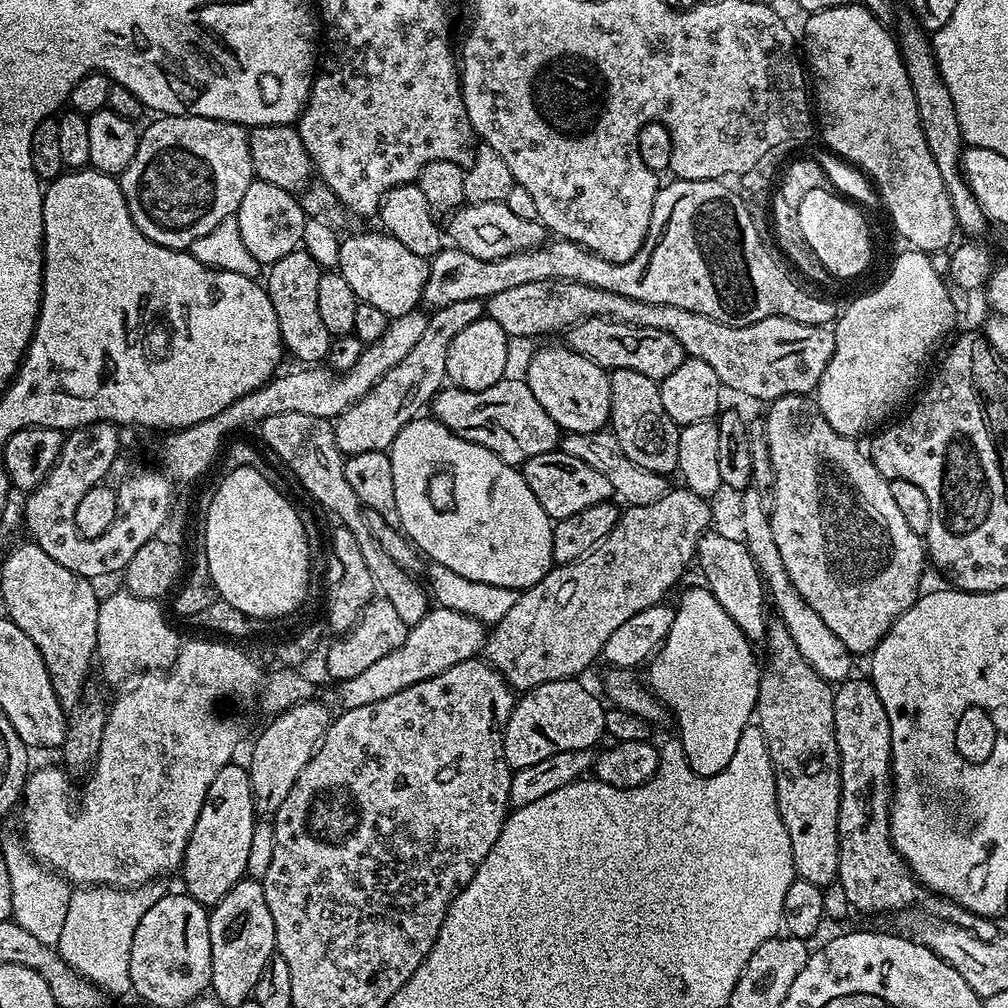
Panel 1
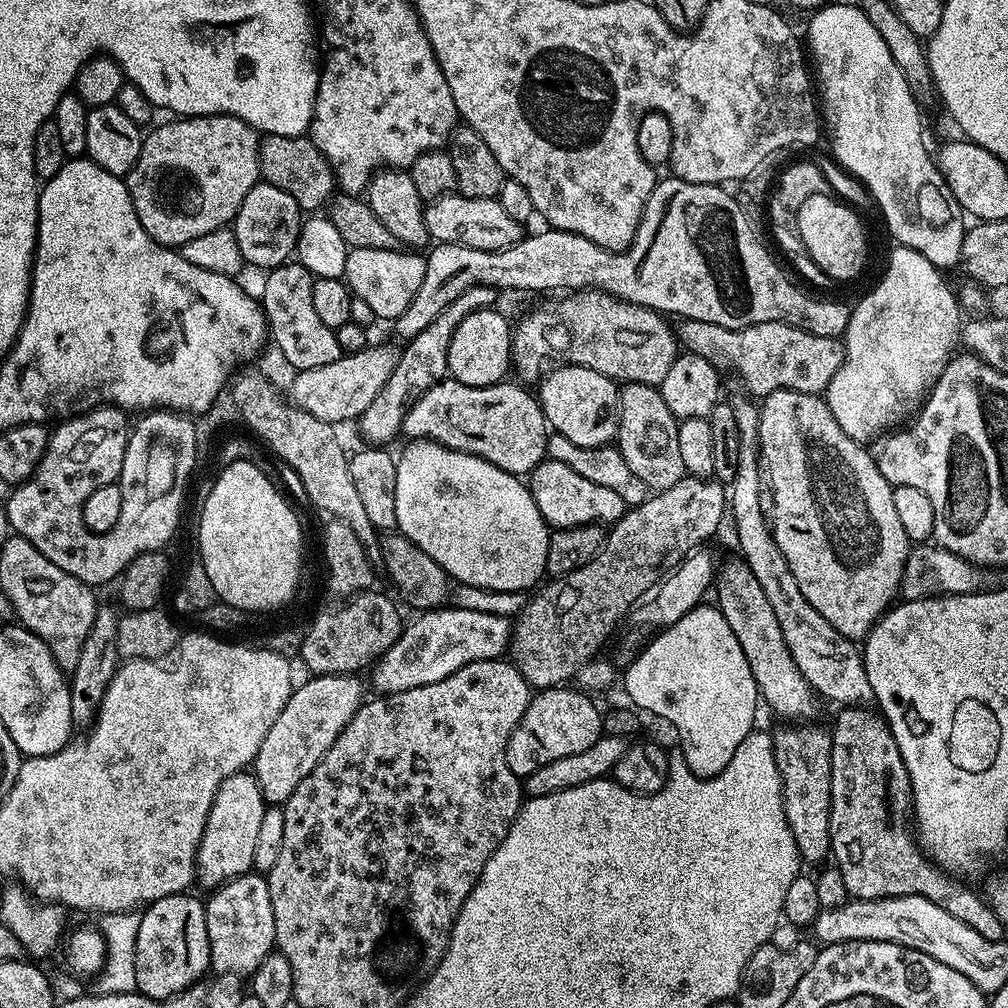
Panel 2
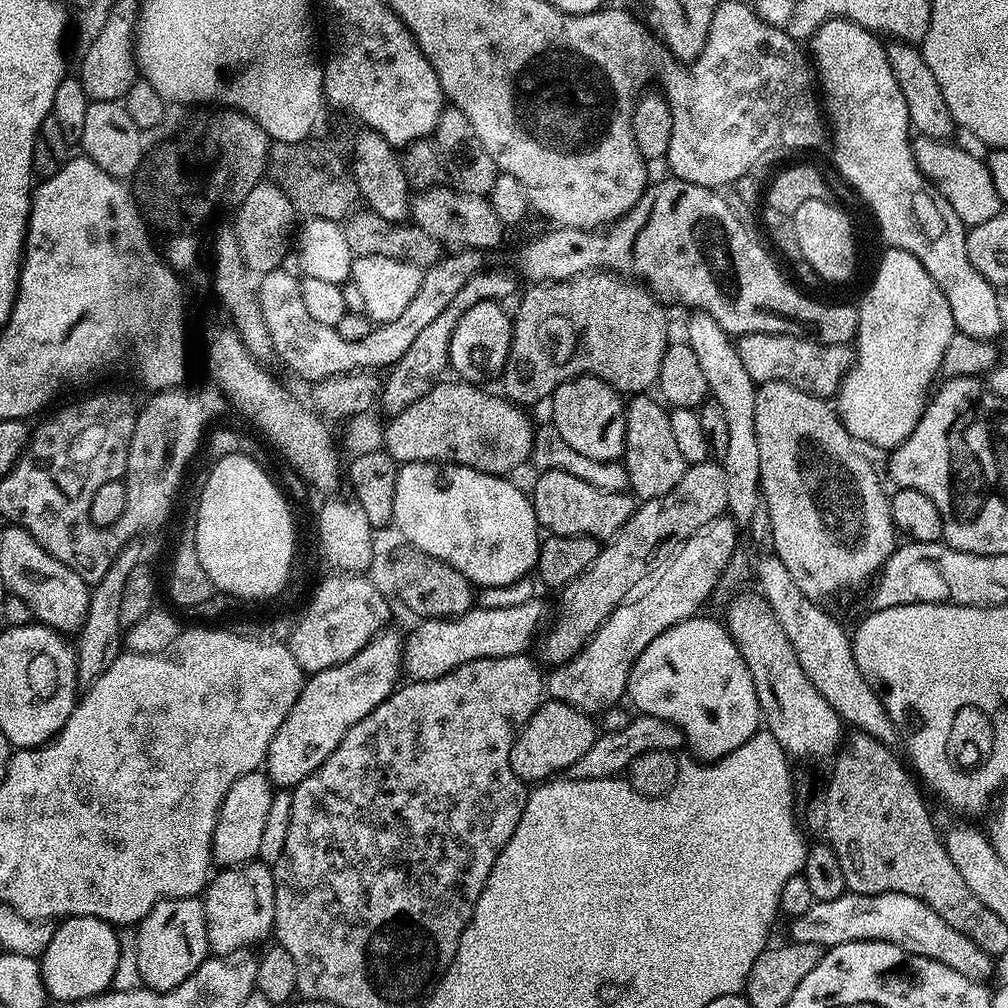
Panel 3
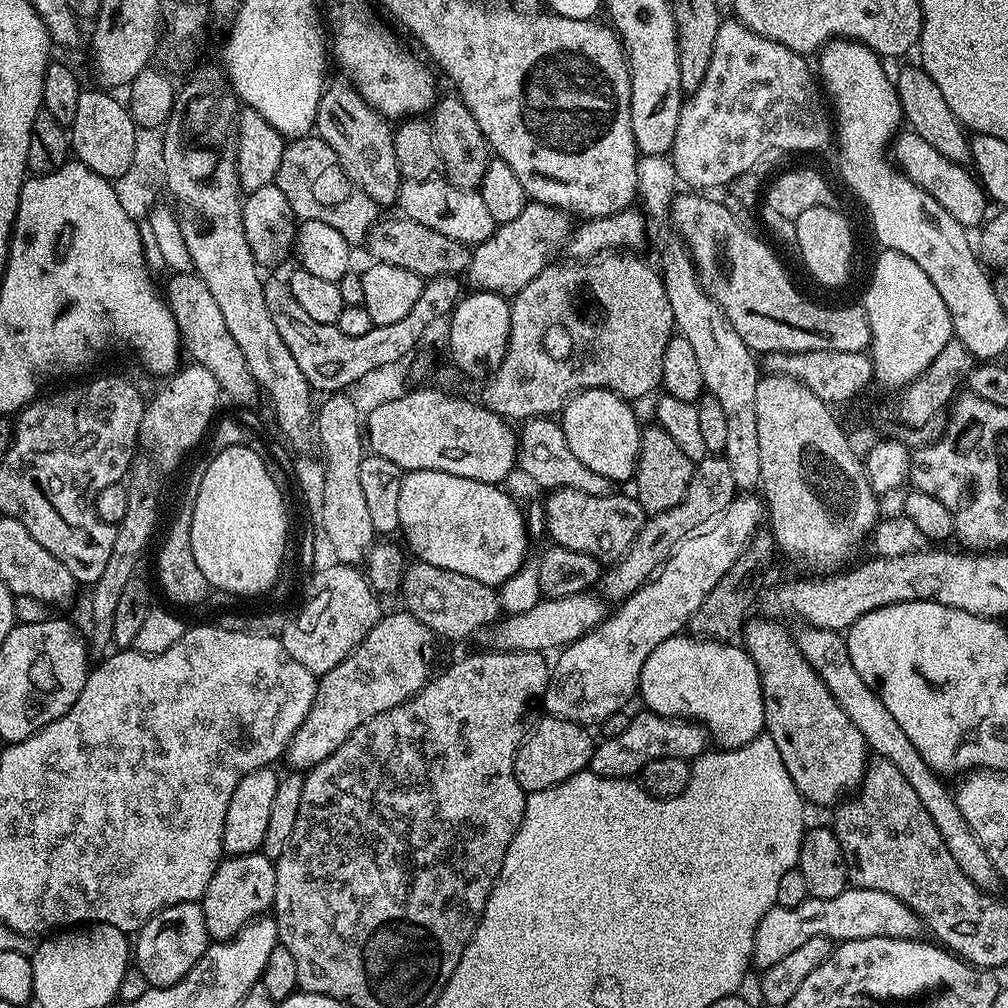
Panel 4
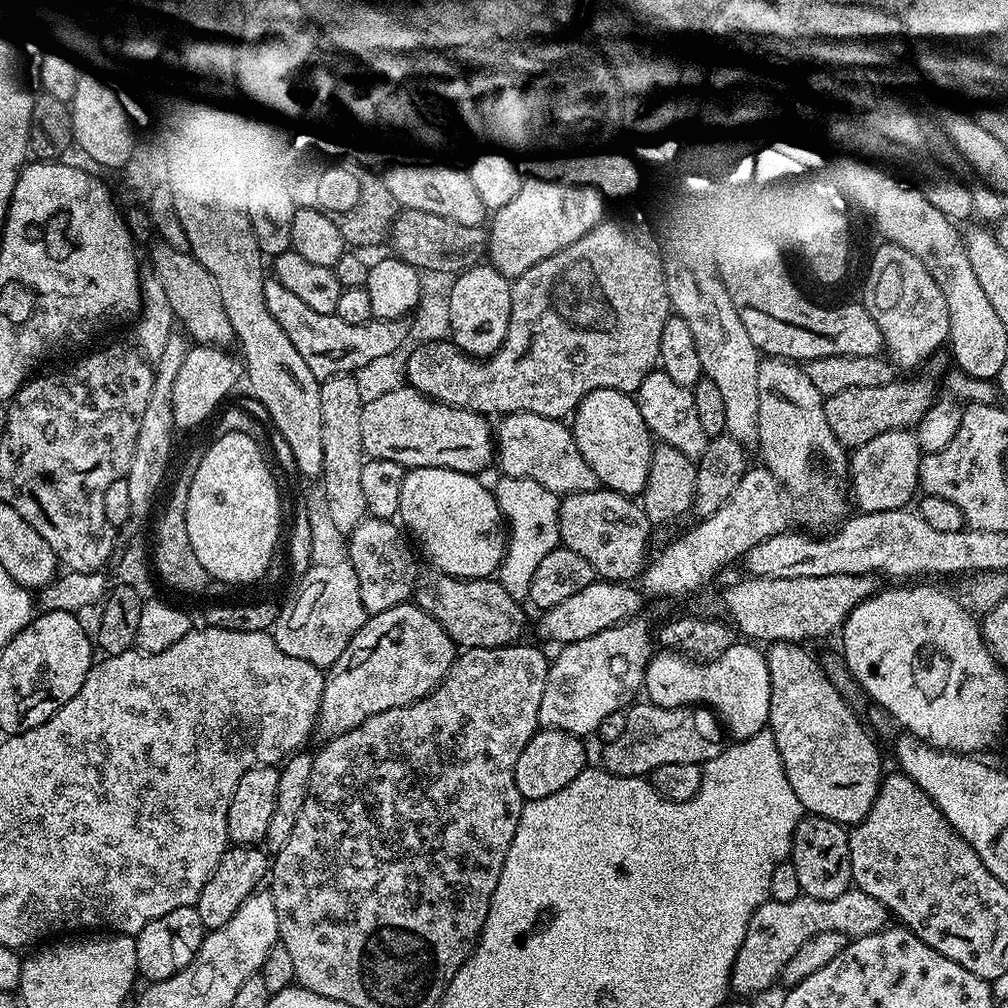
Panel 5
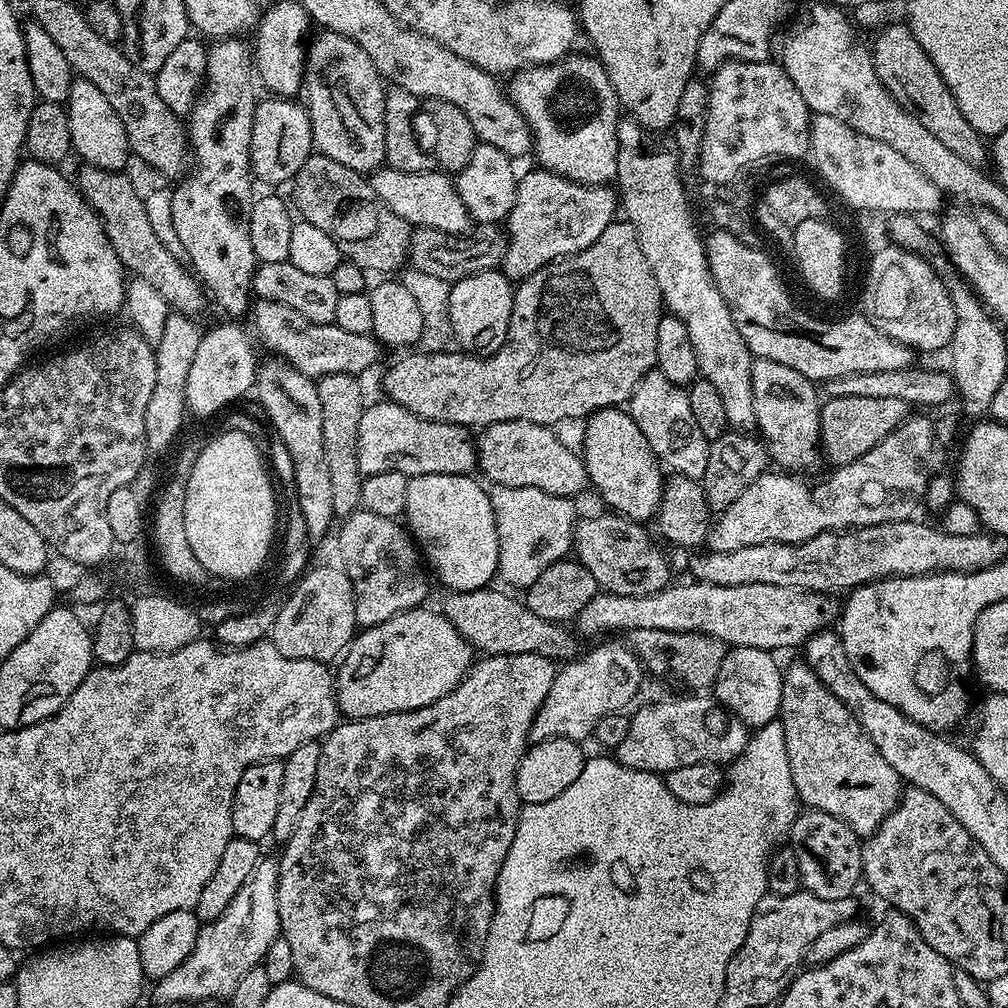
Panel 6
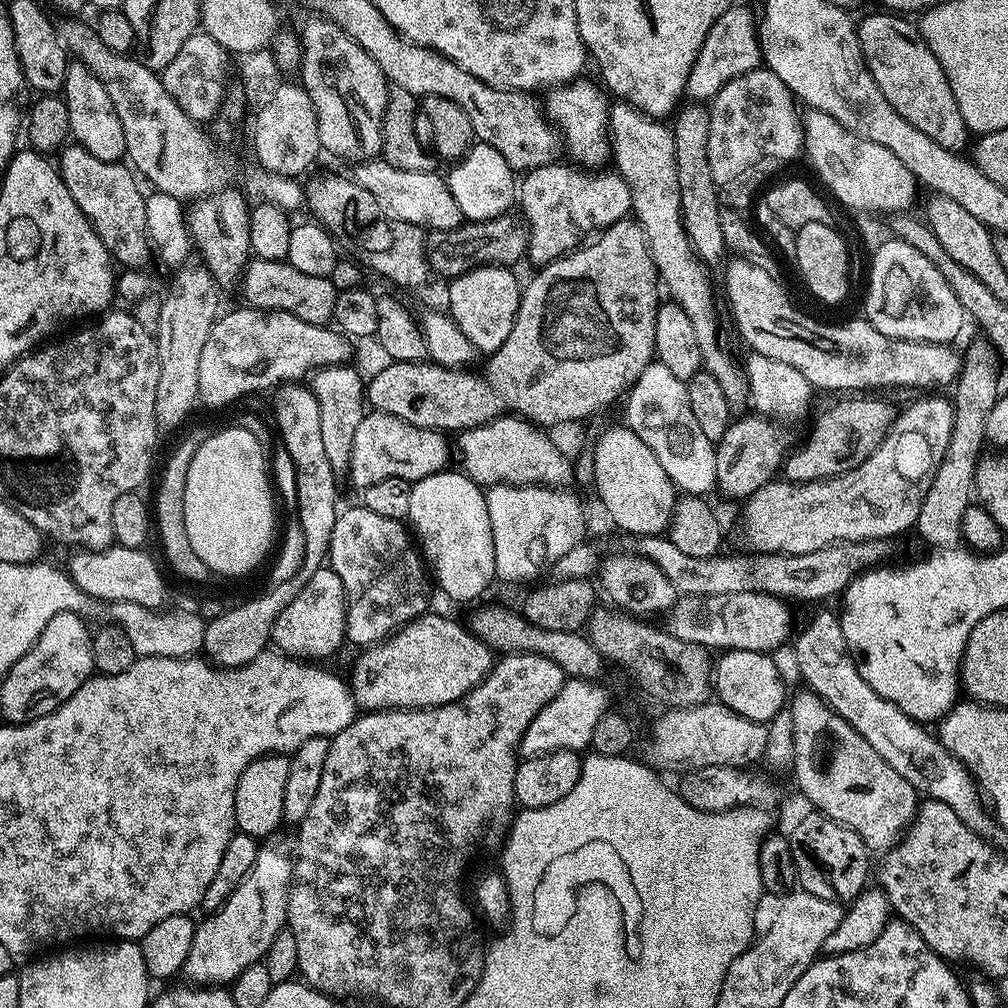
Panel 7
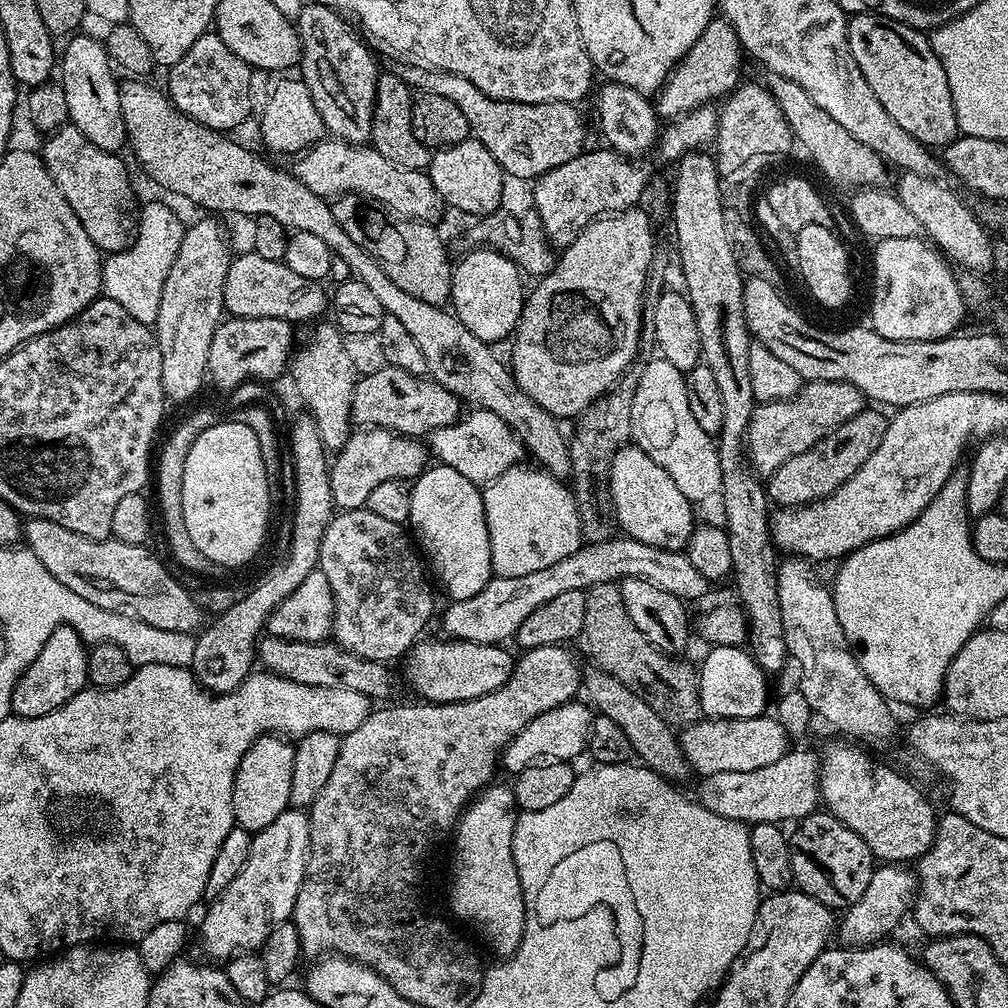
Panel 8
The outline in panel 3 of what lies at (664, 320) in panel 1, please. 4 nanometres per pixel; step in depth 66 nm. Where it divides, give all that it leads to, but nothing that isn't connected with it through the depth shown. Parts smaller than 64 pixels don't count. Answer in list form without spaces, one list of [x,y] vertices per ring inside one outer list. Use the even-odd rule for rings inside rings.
[[[750,332],[739,337],[738,347],[746,374],[757,386],[785,380],[803,392],[821,398],[835,397],[854,363],[854,352],[846,344],[820,344],[807,336],[788,336],[784,332]]]

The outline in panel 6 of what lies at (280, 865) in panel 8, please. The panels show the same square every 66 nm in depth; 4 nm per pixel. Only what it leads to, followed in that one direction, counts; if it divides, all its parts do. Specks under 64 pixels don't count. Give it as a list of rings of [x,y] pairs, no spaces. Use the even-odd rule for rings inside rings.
[[[261,859],[252,876],[234,894],[234,902],[218,918],[201,923],[200,933],[194,950],[178,966],[178,970],[166,974],[166,978],[155,981],[154,1000],[162,1006],[202,1002],[204,1000],[225,1001],[234,992],[238,981],[246,975],[246,970],[262,963],[270,942],[280,935],[278,918],[278,894],[276,883],[280,865],[275,859]]]

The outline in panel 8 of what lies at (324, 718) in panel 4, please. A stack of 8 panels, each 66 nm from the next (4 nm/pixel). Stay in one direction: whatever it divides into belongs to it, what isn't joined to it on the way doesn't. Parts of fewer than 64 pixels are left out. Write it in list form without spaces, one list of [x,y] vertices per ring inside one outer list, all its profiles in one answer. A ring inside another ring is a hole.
[[[455,638],[443,639],[417,640],[403,661],[404,676],[408,679],[409,686],[420,695],[417,697],[421,701],[453,704],[482,698],[482,694],[490,694],[498,690],[510,678],[514,656],[507,652],[507,647]]]

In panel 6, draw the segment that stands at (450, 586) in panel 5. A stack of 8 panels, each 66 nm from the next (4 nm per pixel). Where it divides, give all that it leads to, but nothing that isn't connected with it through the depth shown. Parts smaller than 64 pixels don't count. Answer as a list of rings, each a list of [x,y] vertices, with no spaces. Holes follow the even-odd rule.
[[[496,586],[470,590],[469,592],[447,593],[442,611],[444,617],[466,638],[477,653],[489,656],[510,654],[538,654],[553,662],[575,660],[578,655],[576,640],[567,632],[563,623],[543,620],[524,604],[523,599],[507,596]]]

